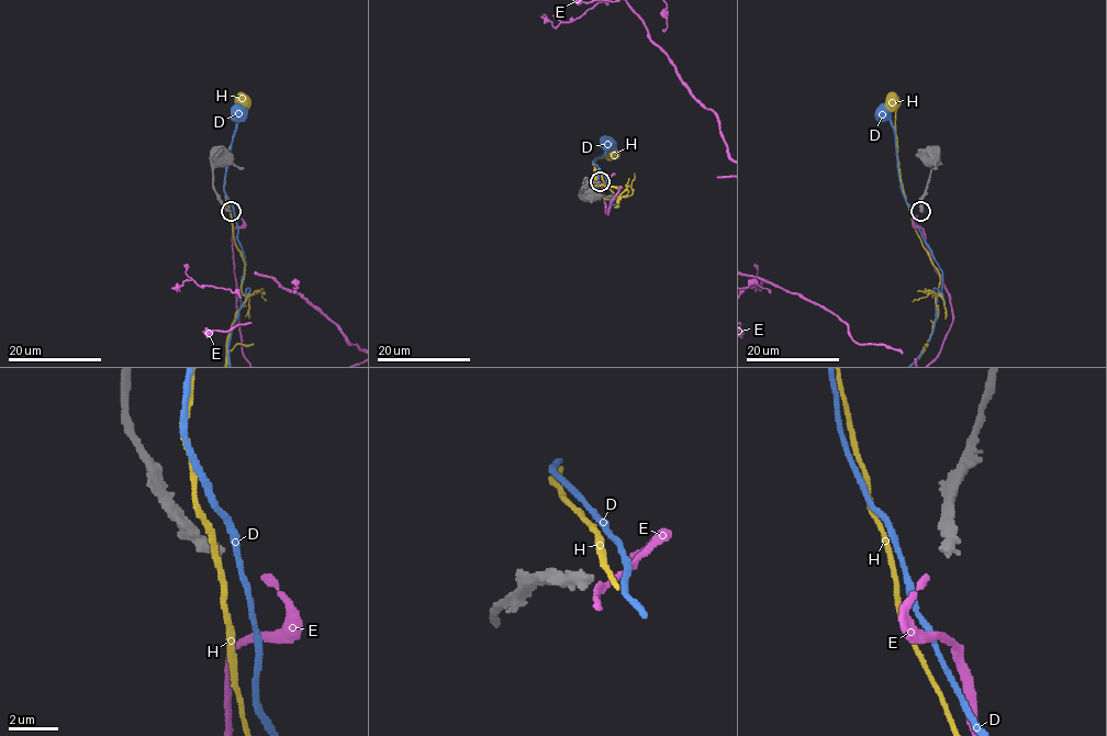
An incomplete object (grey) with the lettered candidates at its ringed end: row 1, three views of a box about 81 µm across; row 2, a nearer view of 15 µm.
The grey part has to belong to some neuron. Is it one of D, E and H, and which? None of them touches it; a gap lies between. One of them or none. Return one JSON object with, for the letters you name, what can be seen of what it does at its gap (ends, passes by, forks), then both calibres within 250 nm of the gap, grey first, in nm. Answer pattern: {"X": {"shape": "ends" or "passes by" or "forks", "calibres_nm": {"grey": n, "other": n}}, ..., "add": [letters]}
{"E": {"shape": "ends", "calibres_nm": {"grey": 440, "other": 280}}, "add": ["E"]}

